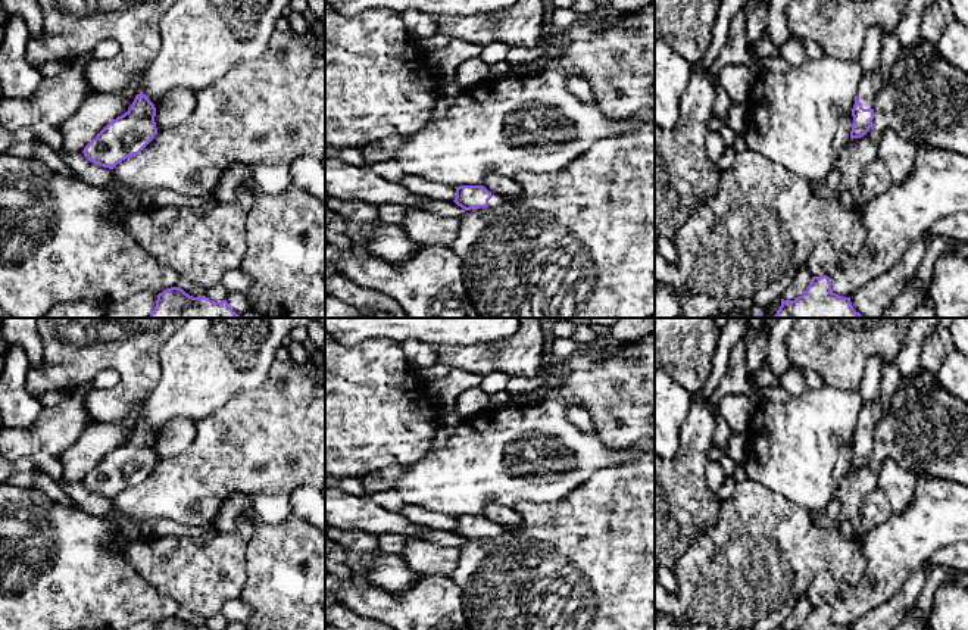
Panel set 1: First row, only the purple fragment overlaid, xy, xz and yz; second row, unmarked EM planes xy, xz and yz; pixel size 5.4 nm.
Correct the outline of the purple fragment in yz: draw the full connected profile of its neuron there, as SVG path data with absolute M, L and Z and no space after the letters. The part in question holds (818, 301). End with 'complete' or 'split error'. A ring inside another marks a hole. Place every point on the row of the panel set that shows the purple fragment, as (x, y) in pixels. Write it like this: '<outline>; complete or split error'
M827 275L812 277L809 286L794 300L781 299L781 306L772 318L864 318L852 306L850 297L831 291Z; complete

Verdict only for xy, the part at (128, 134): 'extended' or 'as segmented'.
as segmented

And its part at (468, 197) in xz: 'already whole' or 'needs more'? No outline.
needs more

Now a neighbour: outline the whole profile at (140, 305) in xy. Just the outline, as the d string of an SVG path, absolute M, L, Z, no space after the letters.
M140 291L125 300L106 305L103 318L149 318L156 306L157 294Z

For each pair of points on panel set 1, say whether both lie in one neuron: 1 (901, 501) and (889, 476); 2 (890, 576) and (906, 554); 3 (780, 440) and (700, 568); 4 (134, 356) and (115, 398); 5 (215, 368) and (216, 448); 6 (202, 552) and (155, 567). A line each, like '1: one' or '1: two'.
1: one
2: one
3: two
4: one
5: two
6: one

